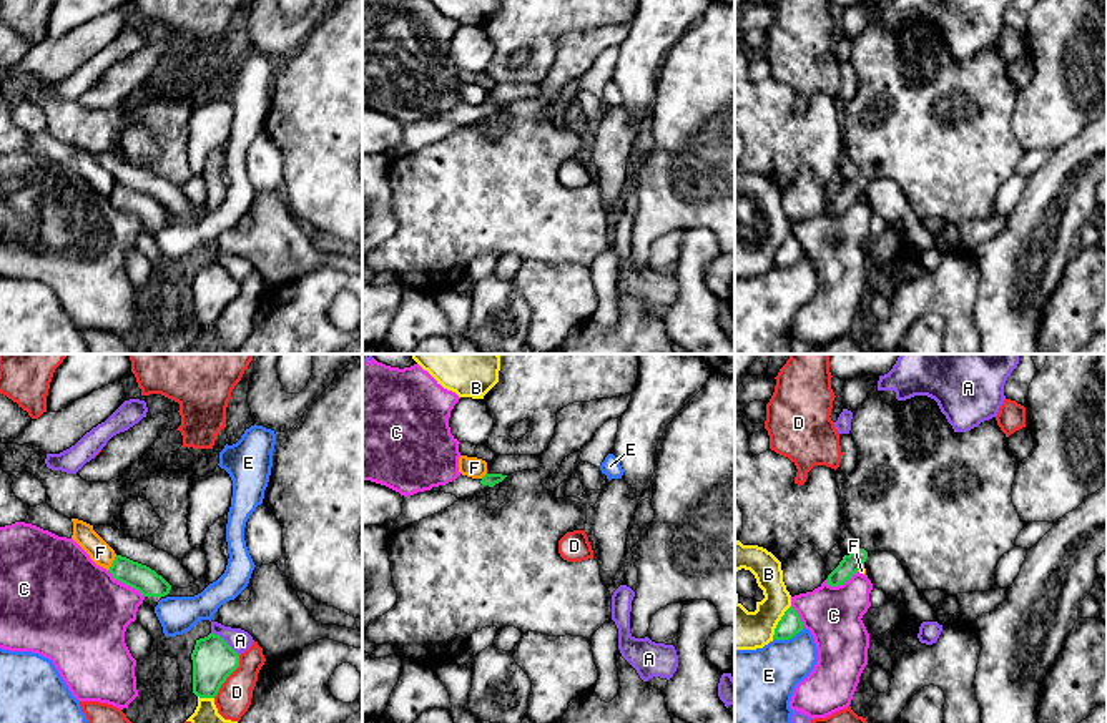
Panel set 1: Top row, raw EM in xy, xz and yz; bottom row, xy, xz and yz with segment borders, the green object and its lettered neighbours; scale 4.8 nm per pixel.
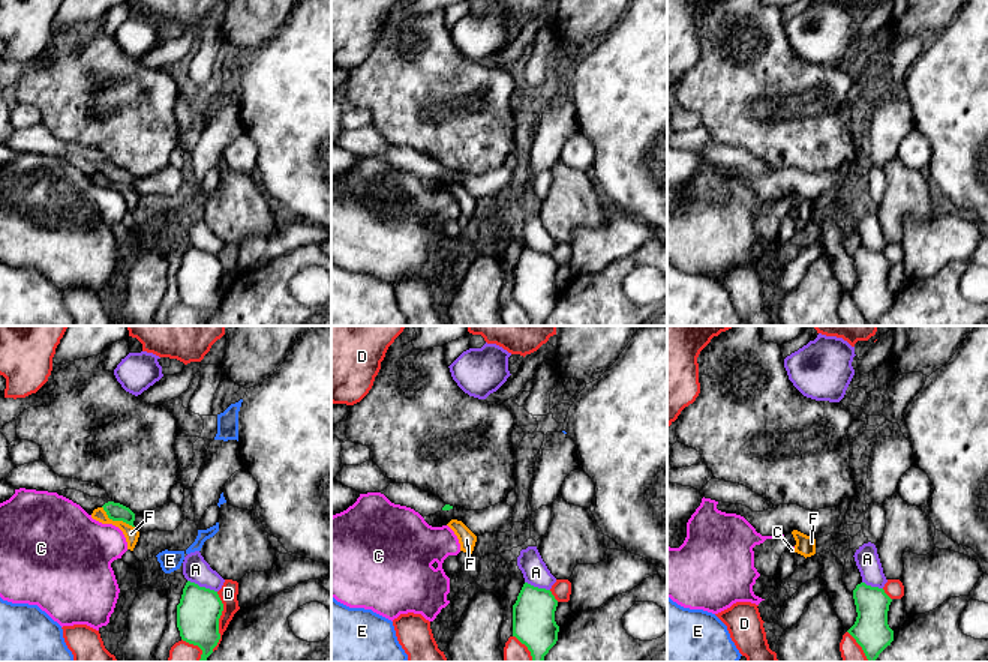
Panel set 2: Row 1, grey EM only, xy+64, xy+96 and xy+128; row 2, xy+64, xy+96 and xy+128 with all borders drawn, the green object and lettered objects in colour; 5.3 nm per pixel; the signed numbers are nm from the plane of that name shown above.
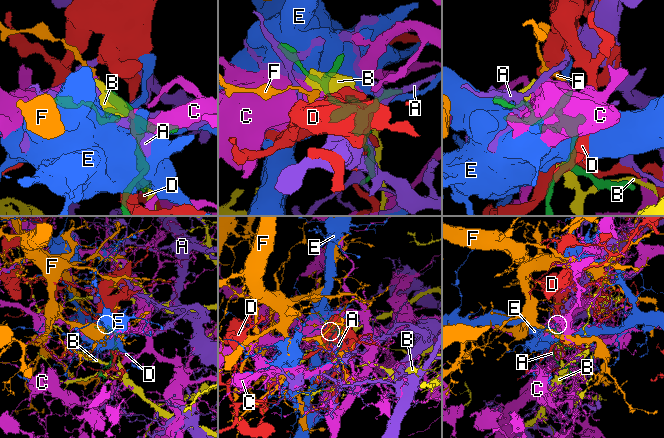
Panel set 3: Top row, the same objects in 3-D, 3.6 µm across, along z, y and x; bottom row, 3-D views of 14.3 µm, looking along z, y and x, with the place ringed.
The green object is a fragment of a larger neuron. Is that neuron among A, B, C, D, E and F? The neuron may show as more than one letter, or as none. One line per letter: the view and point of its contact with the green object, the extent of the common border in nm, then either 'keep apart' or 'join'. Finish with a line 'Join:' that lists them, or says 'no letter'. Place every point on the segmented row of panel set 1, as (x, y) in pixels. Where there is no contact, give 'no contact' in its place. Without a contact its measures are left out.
A: contact xy (225, 642); length 180 nm; keep apart
B: contact yz (778, 622); length 190 nm; keep apart
C: contact xy (125, 584); length 220 nm; keep apart
D: contact xy (228, 675); length 240 nm; keep apart
E: contact yz (788, 639); length 160 nm; keep apart
F: contact xy (113, 562); length 80 nm; keep apart
Join: no letter

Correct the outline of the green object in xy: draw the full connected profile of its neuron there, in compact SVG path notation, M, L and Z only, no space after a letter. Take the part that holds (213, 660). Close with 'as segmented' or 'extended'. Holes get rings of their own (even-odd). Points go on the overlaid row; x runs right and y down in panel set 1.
M214 633L196 640L191 660L193 693L199 698L214 698L226 678L239 666L239 655Z; as segmented

